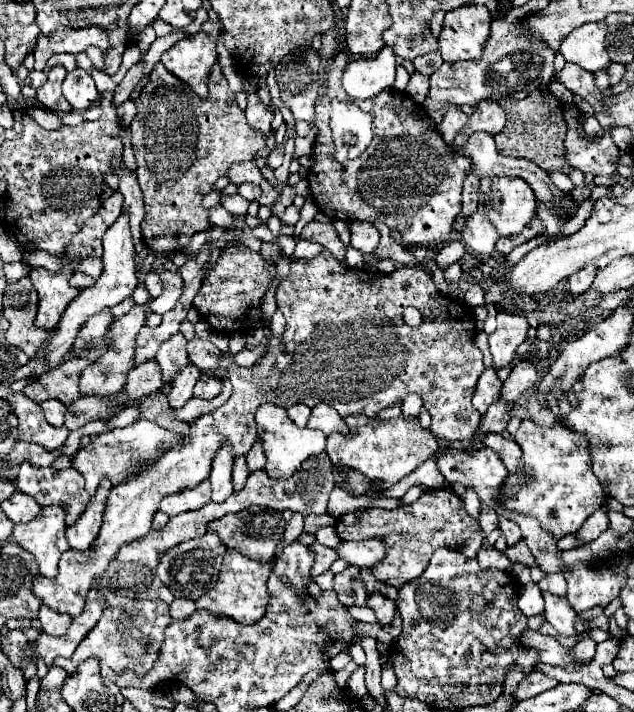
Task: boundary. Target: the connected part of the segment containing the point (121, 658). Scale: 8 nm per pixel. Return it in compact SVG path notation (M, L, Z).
M99 589L99 591L105 595L109 607L103 611L95 629L77 647L73 657L71 659L55 659L53 665L63 667L69 675L73 675L79 663L83 663L89 657L97 657L101 661L101 677L107 681L115 681L117 675L125 669L131 669L137 675L145 675L153 667L153 663L159 655L161 643L163 643L163 631L171 623L169 605L161 603L161 601L125 599L125 597L119 597L105 589Z

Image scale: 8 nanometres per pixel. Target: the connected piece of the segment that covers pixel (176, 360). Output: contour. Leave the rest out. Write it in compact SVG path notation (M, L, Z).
M177 333L159 347L159 351L155 355L155 361L161 369L161 375L163 375L165 383L171 383L173 377L181 371L181 367L185 367L189 363L185 345L187 345L187 339L181 333Z

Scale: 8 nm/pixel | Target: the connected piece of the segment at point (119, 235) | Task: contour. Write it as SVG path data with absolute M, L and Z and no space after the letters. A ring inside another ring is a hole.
M121 213L119 219L107 229L107 233L103 235L103 249L105 249L105 255L103 255L103 265L105 265L105 271L103 275L97 279L97 283L89 289L81 289L77 299L73 301L73 305L69 305L65 309L65 315L61 317L61 323L57 327L57 331L51 331L51 341L49 341L49 347L45 347L45 359L49 363L49 369L57 367L63 357L69 353L75 337L77 337L77 331L81 329L81 325L95 313L107 309L107 307L115 307L117 303L121 303L125 297L131 297L131 293L135 291L137 287L137 275L135 275L135 245L133 245L133 237L131 237L131 231L129 231L129 217L127 213Z

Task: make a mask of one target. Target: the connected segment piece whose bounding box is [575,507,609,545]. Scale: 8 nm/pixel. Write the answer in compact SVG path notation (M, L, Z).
M601 507L599 511L595 511L585 523L583 527L575 533L577 535L577 543L579 545L585 545L585 543L591 543L593 539L597 539L605 529L609 527L609 519L607 519L607 511L605 507Z

